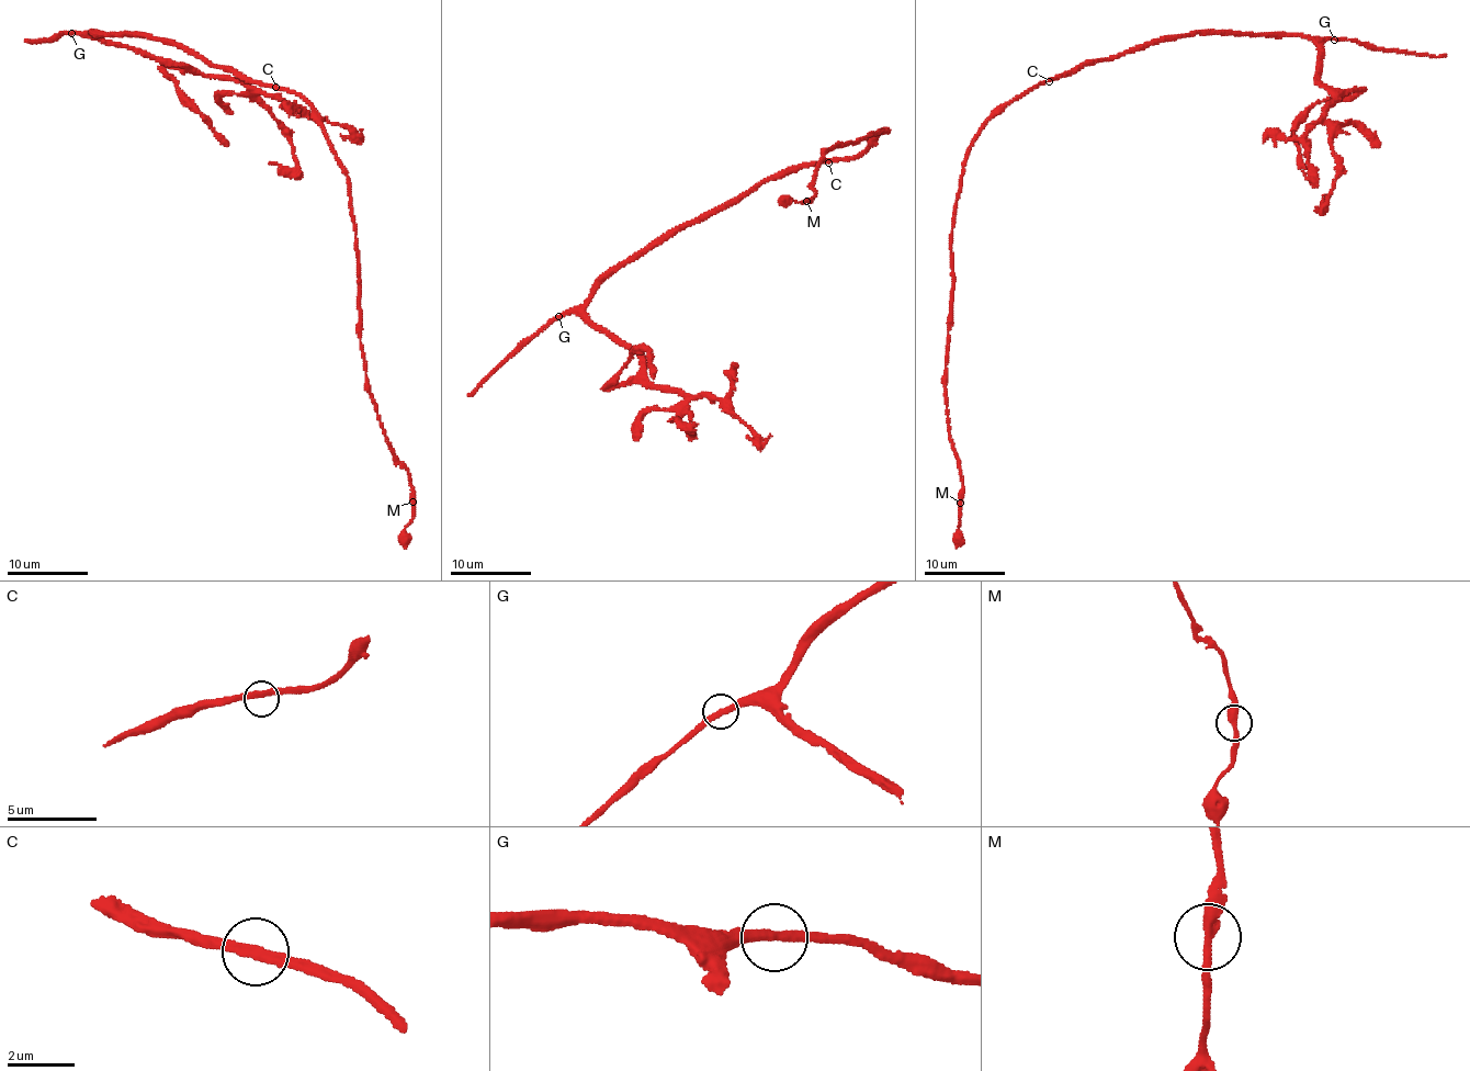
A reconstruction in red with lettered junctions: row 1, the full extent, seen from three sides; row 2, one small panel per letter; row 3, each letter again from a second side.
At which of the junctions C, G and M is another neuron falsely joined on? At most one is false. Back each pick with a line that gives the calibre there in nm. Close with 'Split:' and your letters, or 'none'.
Split: none

